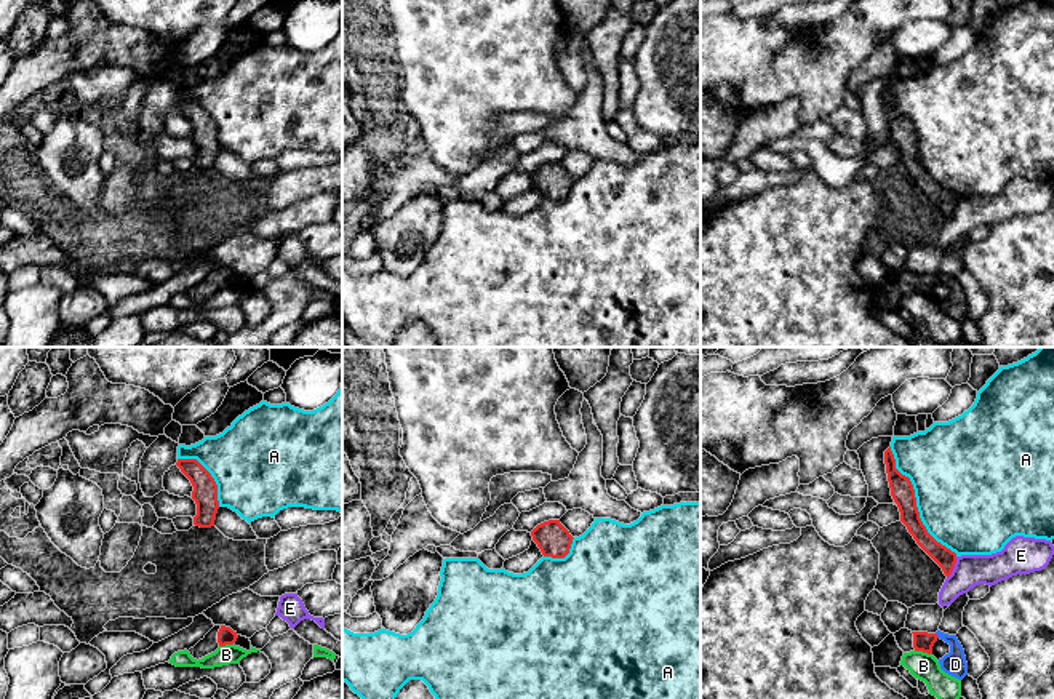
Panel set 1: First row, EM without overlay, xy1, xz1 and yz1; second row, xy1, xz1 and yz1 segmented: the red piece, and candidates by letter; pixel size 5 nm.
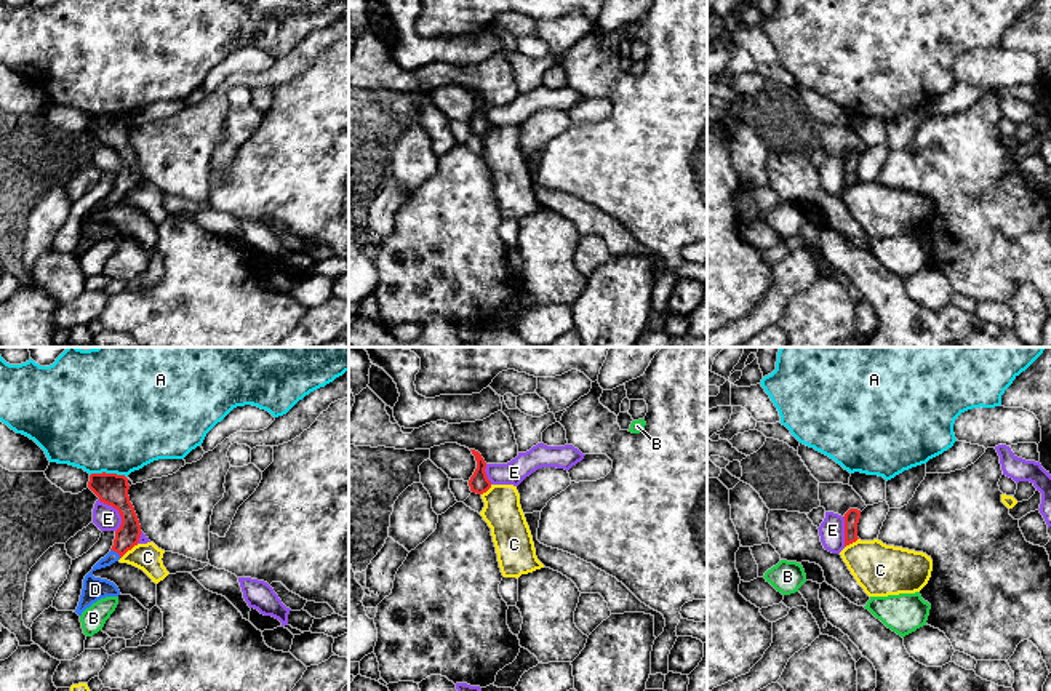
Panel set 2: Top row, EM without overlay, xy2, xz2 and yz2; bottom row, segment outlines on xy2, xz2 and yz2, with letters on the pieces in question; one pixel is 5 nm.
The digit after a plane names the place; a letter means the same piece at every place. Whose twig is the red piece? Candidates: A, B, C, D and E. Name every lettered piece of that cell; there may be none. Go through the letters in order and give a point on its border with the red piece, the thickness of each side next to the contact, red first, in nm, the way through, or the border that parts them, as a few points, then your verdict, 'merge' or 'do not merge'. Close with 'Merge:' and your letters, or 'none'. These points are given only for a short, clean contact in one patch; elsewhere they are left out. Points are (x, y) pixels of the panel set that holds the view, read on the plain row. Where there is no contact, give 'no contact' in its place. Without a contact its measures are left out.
A: contact yz1 (915, 144); calibres 120 and 480 nm; do not merge
B: contact yz1 (923, 293); calibres 100 and 140 nm; border yz1 (915, 291), (931, 296); do not merge
C: contact xy2 (128, 191); calibres 120 and 140 nm; border xy2 (138, 186), (120, 200); do not merge
D: contact xy2 (115, 192); calibres 120 and 120 nm; merge
E: contact xy2 (119, 154); calibres 160 and 130 nm; border xy2 (98, 141), (117, 152), (120, 168), (115, 173); do not merge
Merge: D

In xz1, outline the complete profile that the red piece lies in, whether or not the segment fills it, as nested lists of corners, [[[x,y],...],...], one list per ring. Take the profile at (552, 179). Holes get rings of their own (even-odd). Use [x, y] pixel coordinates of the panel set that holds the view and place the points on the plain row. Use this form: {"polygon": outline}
{"polygon": [[[549,162],[537,166],[531,173],[531,178],[542,197],[552,200],[565,200],[574,181],[560,162]]]}

